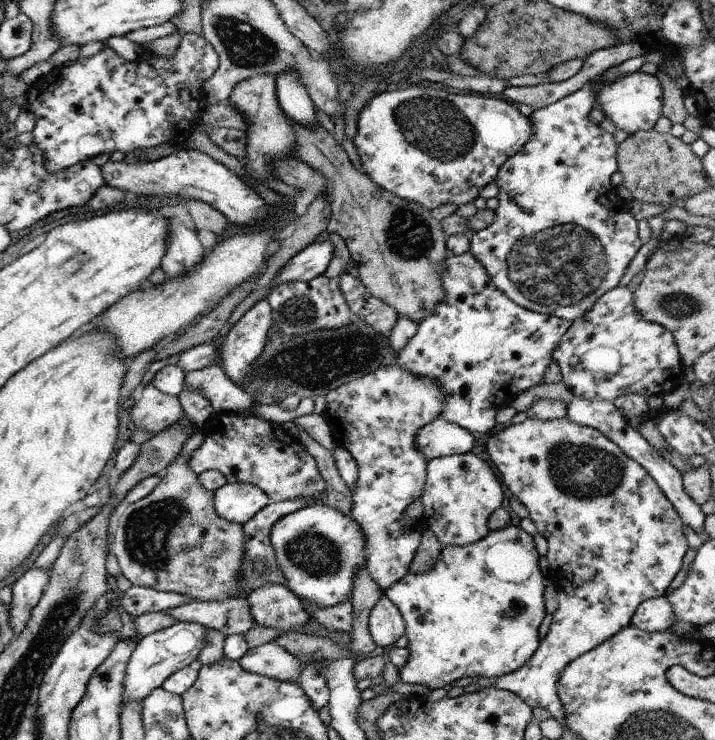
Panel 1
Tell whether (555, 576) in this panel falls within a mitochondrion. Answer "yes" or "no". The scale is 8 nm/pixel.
no

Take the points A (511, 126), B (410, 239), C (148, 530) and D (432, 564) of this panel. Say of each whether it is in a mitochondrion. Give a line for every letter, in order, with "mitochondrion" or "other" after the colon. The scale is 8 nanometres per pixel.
A: other
B: mitochondrion
C: mitochondrion
D: other

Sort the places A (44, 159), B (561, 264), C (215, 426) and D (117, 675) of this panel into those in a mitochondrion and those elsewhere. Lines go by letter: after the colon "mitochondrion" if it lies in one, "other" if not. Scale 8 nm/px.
A: other
B: mitochondrion
C: other
D: other

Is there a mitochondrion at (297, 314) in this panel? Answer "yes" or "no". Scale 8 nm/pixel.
yes

